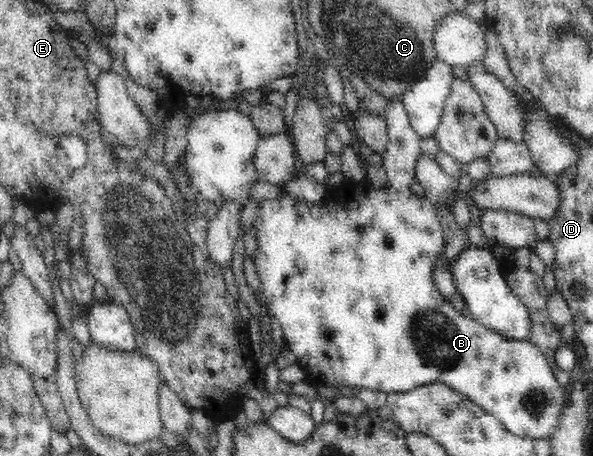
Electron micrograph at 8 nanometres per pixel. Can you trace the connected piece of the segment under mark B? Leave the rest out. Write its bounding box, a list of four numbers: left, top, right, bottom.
[252,101,568,439]

